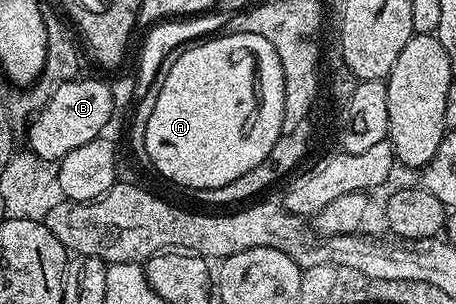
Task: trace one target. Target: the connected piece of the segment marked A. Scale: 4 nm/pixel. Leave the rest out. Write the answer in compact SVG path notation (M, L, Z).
M251 30L244 32L232 32L229 36L216 34L203 42L193 43L188 46L188 54L172 70L168 83L164 85L164 91L160 95L160 102L157 104L156 115L152 116L151 124L148 127L148 149L152 153L156 163L152 166L155 174L165 176L172 184L181 184L184 188L217 188L234 182L234 178L242 178L242 174L255 172L259 163L270 154L271 147L277 142L280 134L284 132L284 111L286 110L286 86L282 78L282 62L278 62L278 50L262 38L262 34L254 34Z

